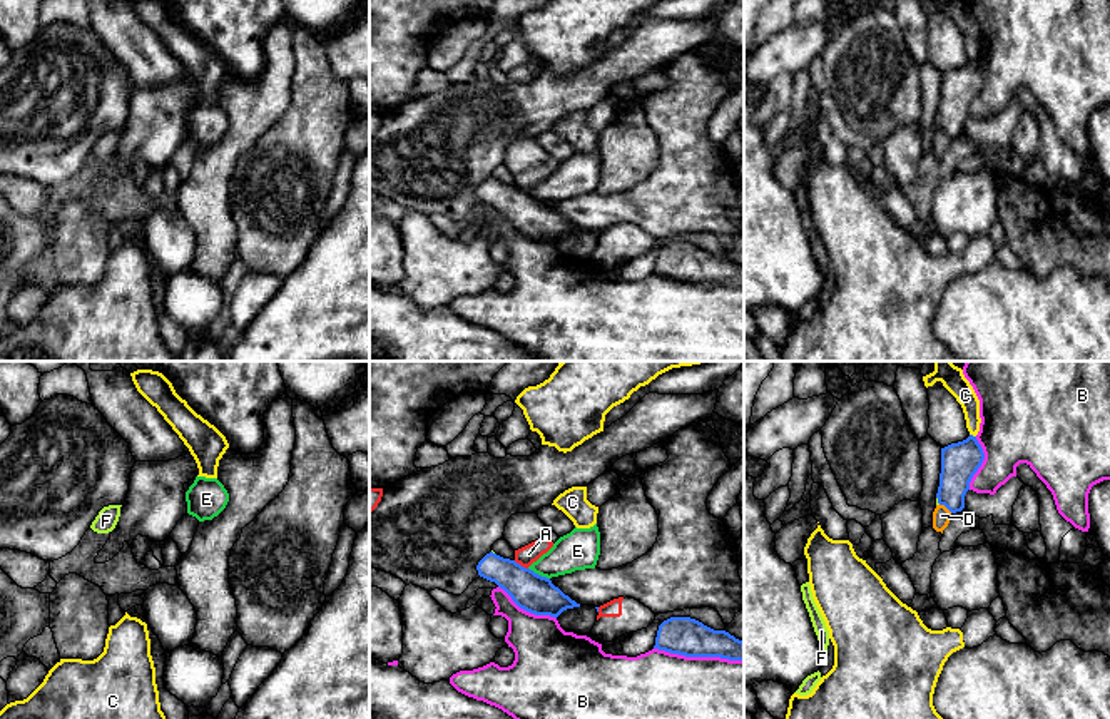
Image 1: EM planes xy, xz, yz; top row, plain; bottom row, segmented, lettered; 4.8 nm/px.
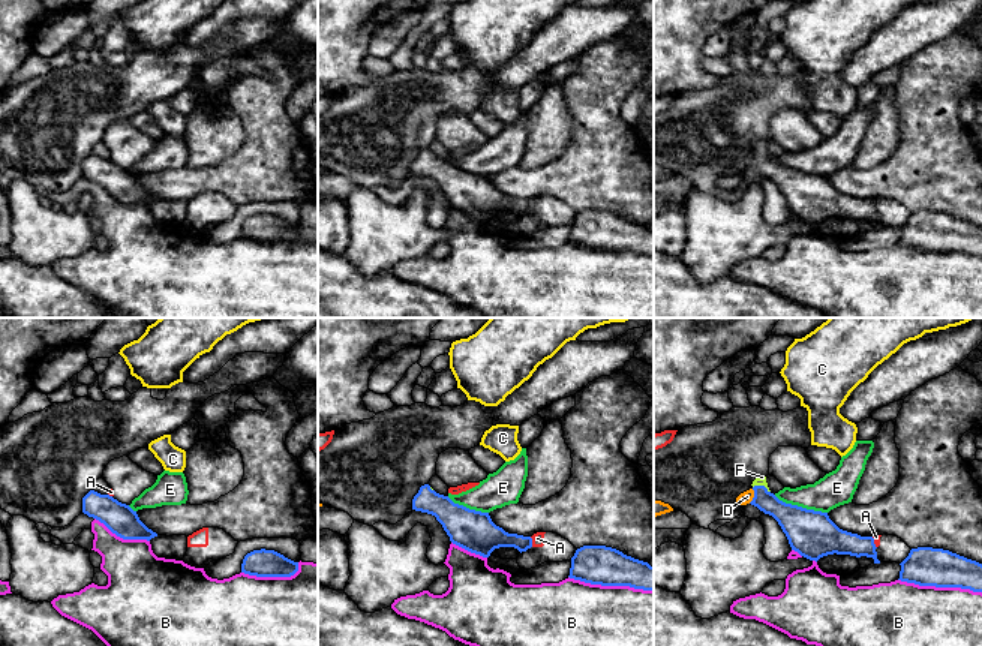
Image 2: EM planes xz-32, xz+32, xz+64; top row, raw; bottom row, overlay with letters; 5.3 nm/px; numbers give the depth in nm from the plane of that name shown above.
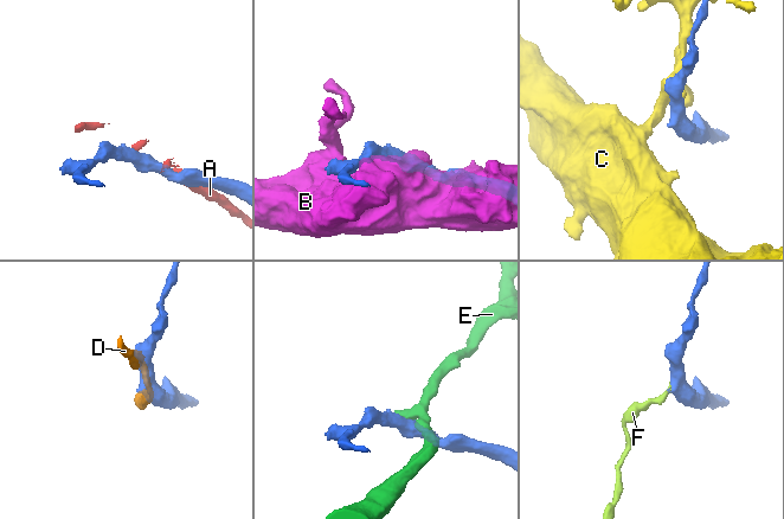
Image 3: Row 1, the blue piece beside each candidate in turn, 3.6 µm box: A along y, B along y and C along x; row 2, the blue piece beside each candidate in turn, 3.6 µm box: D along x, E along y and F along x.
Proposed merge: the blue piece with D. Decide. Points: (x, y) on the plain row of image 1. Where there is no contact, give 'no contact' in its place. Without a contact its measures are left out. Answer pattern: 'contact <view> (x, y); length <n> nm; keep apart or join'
contact yz (947, 132); length 80 nm; keep apart

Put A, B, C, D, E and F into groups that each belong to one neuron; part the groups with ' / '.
A / B / C / D E / F

